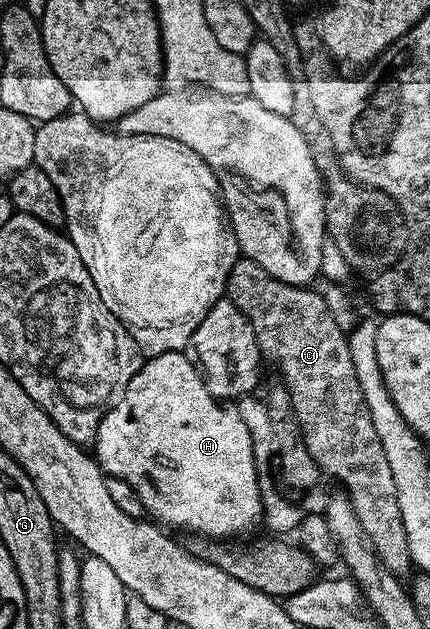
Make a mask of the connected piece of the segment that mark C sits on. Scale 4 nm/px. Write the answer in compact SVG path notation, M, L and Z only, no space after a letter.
M240 256L227 278L226 298L245 313L253 325L257 337L260 356L264 360L275 359L279 366L282 386L291 395L291 404L303 433L303 440L318 465L320 472L331 479L339 481L350 497L357 521L365 529L365 537L373 545L379 560L389 569L389 573L400 577L410 576L413 571L411 555L407 551L407 534L405 521L401 521L401 505L397 501L397 487L389 459L385 456L381 437L373 425L373 417L367 408L365 397L361 393L361 381L357 381L357 369L353 364L351 350L347 344L349 335L344 328L337 325L333 313L323 295L309 287L293 287L280 279L265 273L255 261L247 256Z

